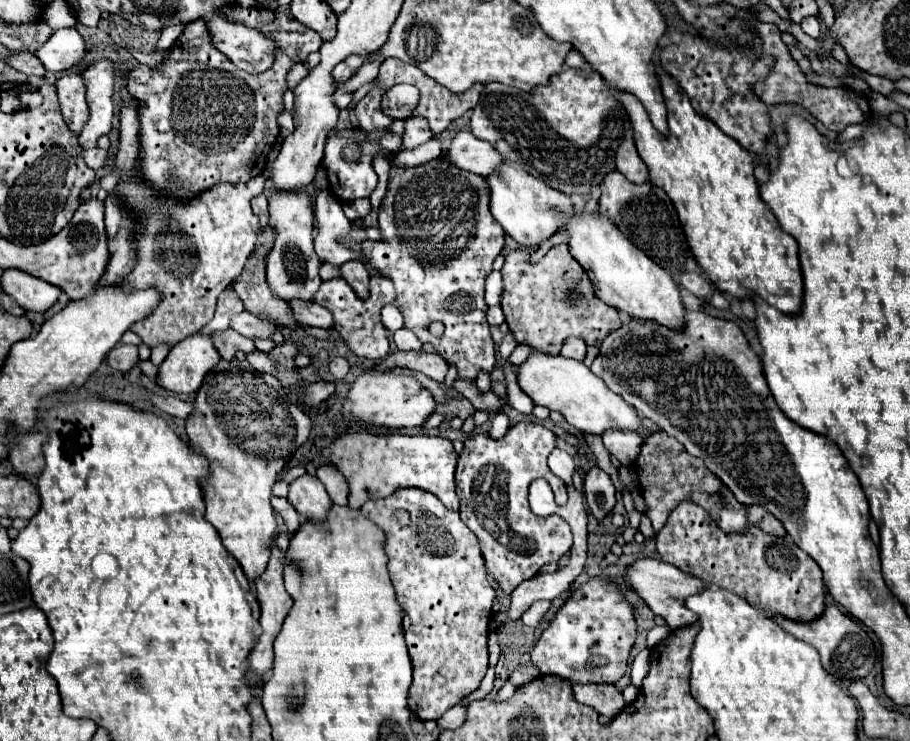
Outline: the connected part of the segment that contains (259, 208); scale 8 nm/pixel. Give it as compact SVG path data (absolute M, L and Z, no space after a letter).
M264 193L252 199L252 211L260 219L260 229L258 231L262 231L262 227L268 227L268 199L266 199Z

